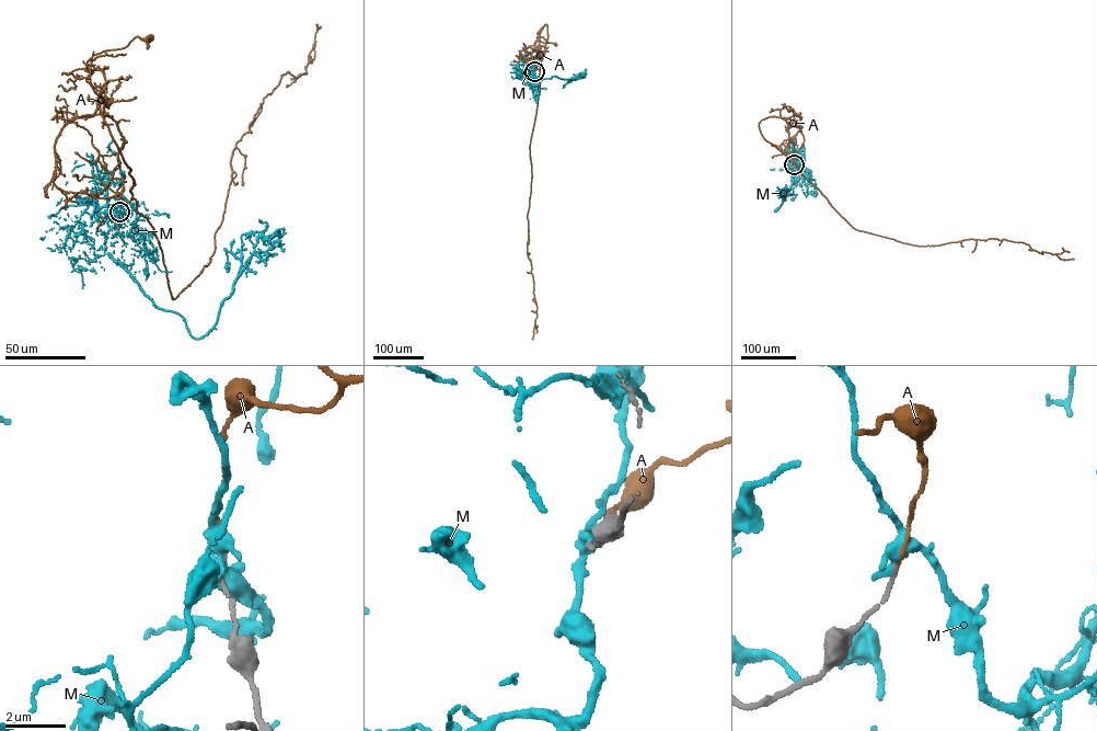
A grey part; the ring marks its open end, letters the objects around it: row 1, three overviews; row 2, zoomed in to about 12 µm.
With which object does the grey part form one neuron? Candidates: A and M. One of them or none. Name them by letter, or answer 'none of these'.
A

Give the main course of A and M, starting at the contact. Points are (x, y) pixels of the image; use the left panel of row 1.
A: (119, 212), (120, 204), (133, 198), (135, 184), (99, 107), (87, 64), (137, 36), (149, 37)
M: (119, 212), (101, 247), (154, 305), (179, 313), (199, 339), (240, 273), (241, 236), (266, 228), (260, 219)

